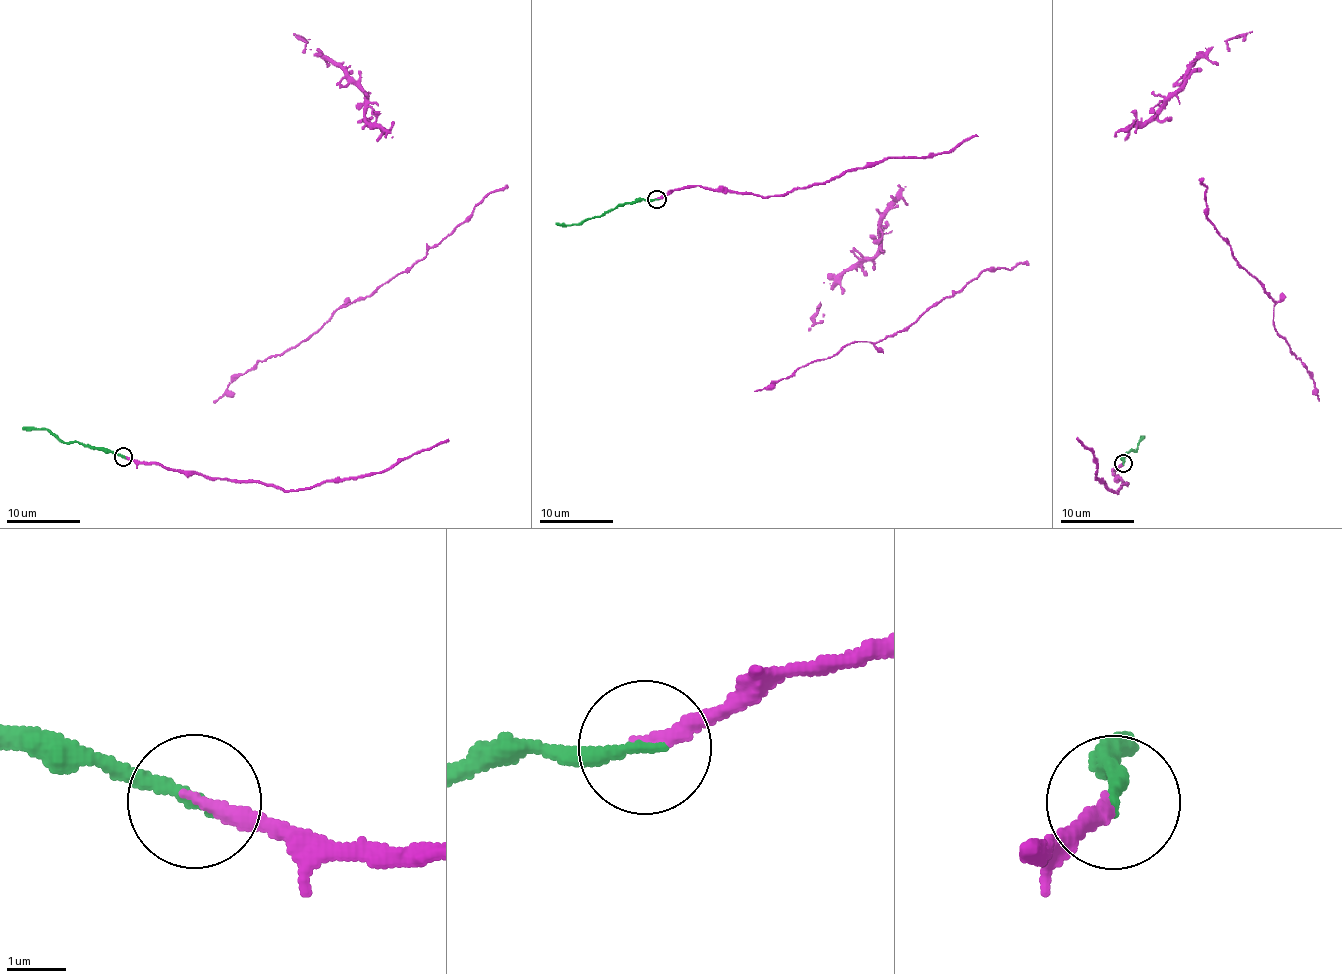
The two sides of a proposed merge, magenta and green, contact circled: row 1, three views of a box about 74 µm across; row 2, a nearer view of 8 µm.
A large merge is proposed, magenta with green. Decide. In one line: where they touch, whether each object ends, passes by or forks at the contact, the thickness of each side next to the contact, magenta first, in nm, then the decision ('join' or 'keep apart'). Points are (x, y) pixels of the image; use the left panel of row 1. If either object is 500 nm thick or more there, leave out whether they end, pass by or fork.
place (123, 456); magenta ends; green ends; calibres 240 and 240 nm; join

